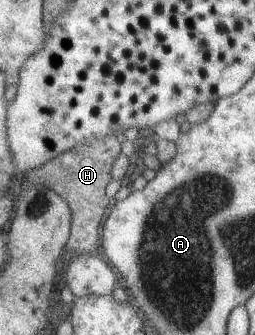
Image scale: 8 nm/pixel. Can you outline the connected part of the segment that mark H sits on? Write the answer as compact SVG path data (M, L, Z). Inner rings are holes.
M111 135L110 137L95 141L92 145L78 145L75 149L67 151L46 165L43 165L39 170L33 170L29 174L24 174L23 190L25 190L25 186L31 186L31 180L33 182L46 182L63 195L63 198L70 204L72 208L72 233L66 248L77 255L102 253L103 220L105 220L105 212L107 212L109 204L113 204L109 196L107 196L107 186L111 182L111 168L113 168L113 164L115 164L115 160L117 160L120 152L121 142L117 140L115 135Z

